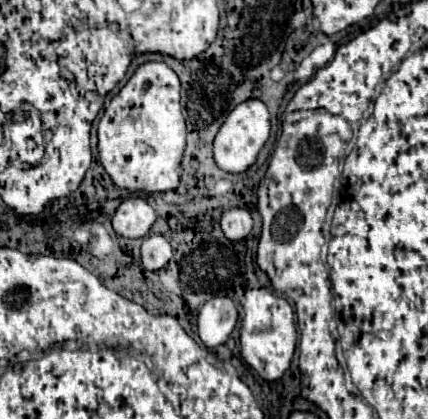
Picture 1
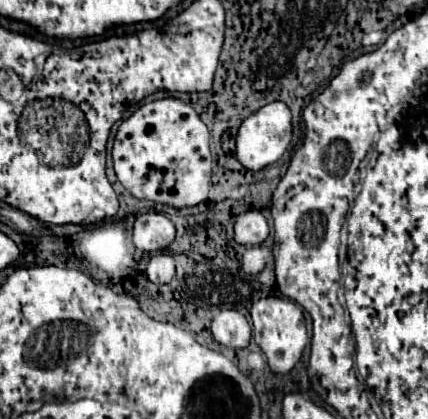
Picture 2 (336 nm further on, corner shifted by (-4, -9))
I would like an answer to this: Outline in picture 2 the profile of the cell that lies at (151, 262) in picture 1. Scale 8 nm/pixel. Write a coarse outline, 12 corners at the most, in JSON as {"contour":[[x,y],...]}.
{"contour":[[156,254],[146,270],[150,282],[174,278],[174,258]]}

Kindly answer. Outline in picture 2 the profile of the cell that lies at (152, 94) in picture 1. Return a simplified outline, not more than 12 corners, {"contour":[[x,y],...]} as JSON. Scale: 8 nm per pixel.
{"contour":[[178,98],[118,126],[116,178],[138,200],[208,198],[210,132]]}

